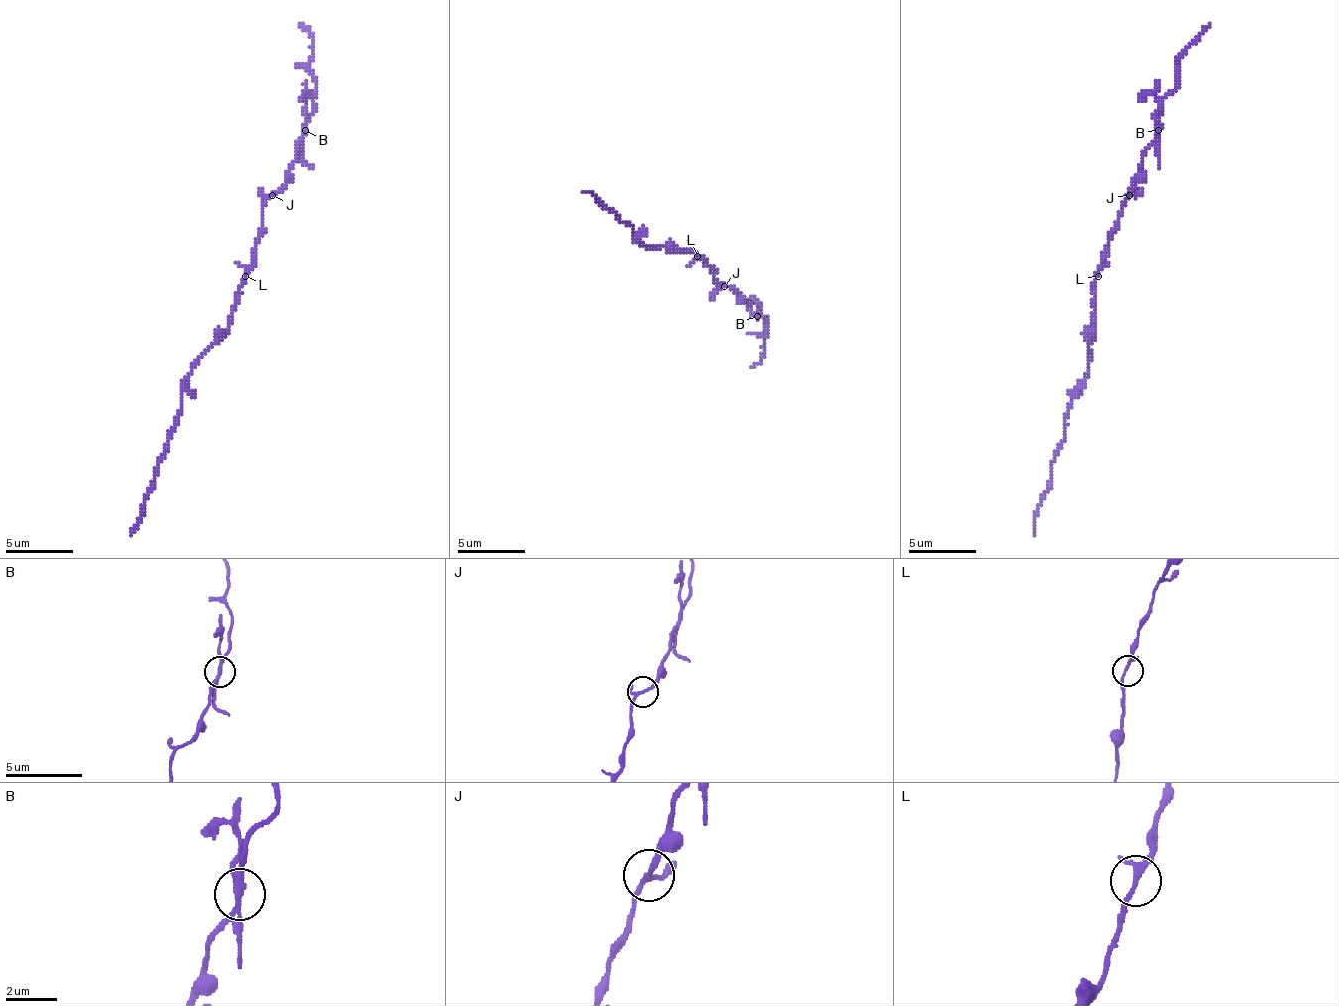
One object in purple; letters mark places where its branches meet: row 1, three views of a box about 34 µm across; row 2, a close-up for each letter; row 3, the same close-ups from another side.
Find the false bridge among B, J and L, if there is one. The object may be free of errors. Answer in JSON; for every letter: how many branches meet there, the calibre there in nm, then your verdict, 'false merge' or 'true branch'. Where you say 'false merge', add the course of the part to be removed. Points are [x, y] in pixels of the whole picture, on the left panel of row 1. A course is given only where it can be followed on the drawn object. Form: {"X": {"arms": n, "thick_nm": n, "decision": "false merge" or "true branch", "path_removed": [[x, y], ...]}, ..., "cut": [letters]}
{"B": {"arms": 3, "thick_nm": 200, "decision": "false merge", "path_removed": [[306, 131], [306, 94], [299, 101]]}, "J": {"arms": 3, "thick_nm": 180, "decision": "true branch"}, "L": {"arms": 3, "thick_nm": 170, "decision": "true branch"}, "cut": ["B"]}

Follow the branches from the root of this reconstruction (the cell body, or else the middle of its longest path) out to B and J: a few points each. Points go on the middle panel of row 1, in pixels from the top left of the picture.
B: (697, 252), (710, 266), (714, 279), (747, 300), (747, 306), (758, 316)
J: (697, 252), (710, 266), (714, 279), (724, 286)

